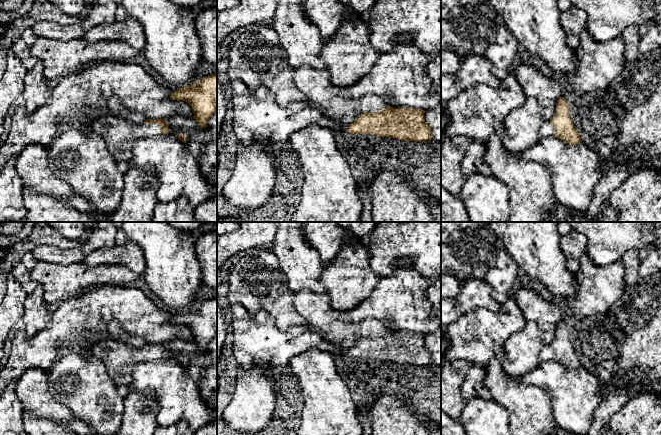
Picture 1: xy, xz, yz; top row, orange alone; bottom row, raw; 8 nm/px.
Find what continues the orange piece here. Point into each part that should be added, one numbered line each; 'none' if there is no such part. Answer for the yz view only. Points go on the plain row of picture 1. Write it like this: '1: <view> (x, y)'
1: yz (547, 354)

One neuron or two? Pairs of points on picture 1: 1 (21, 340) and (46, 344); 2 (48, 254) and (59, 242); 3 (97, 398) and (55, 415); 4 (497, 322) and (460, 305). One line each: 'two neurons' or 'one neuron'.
1: one neuron
2: two neurons
3: two neurons
4: two neurons

